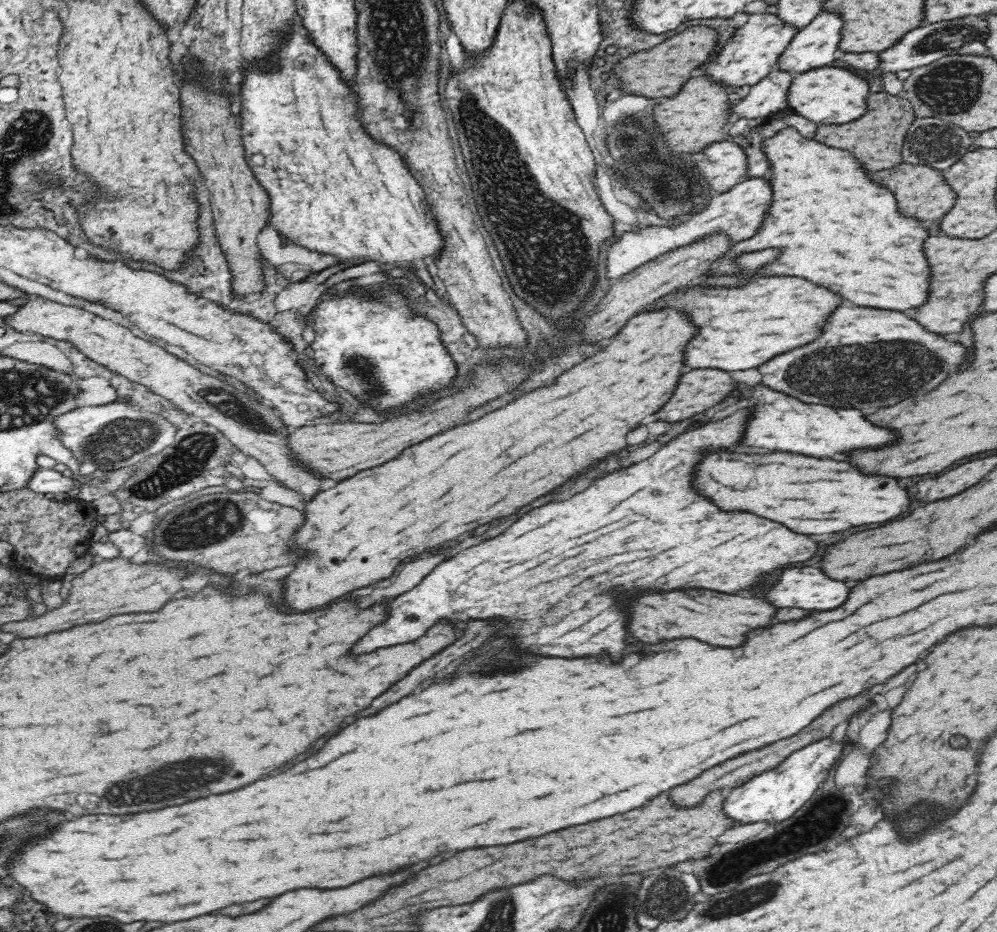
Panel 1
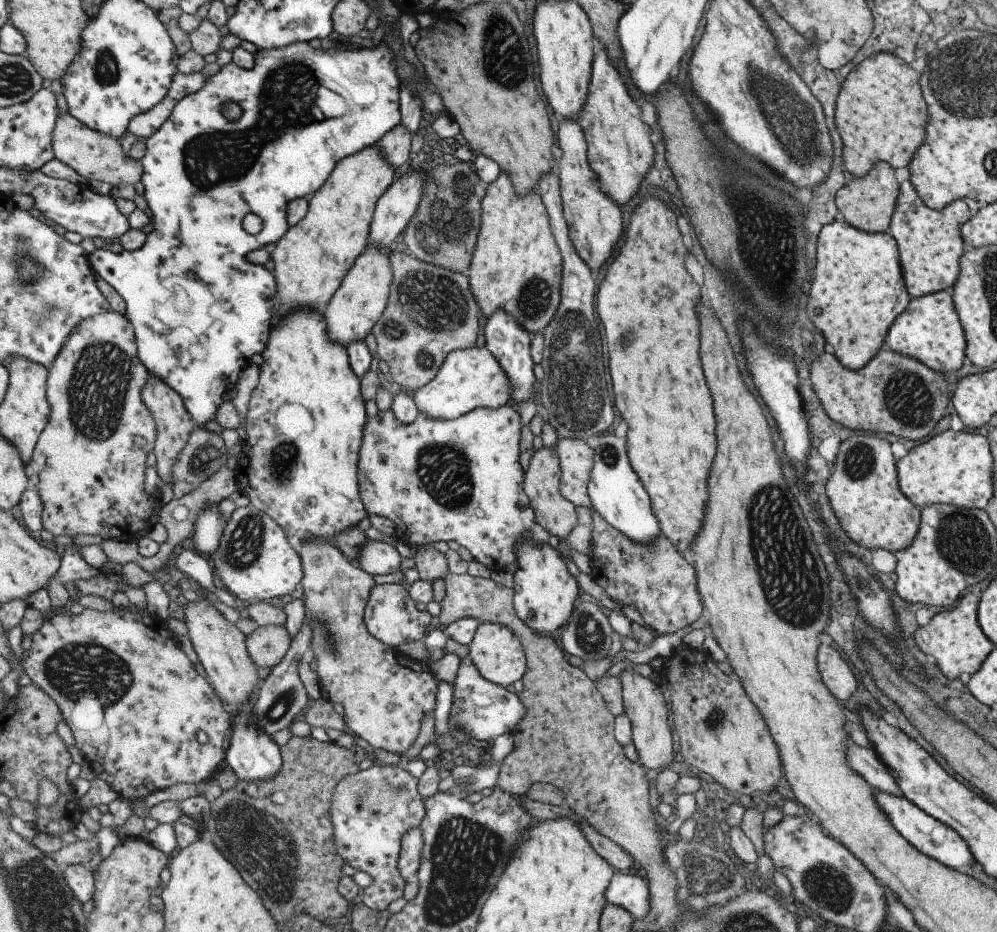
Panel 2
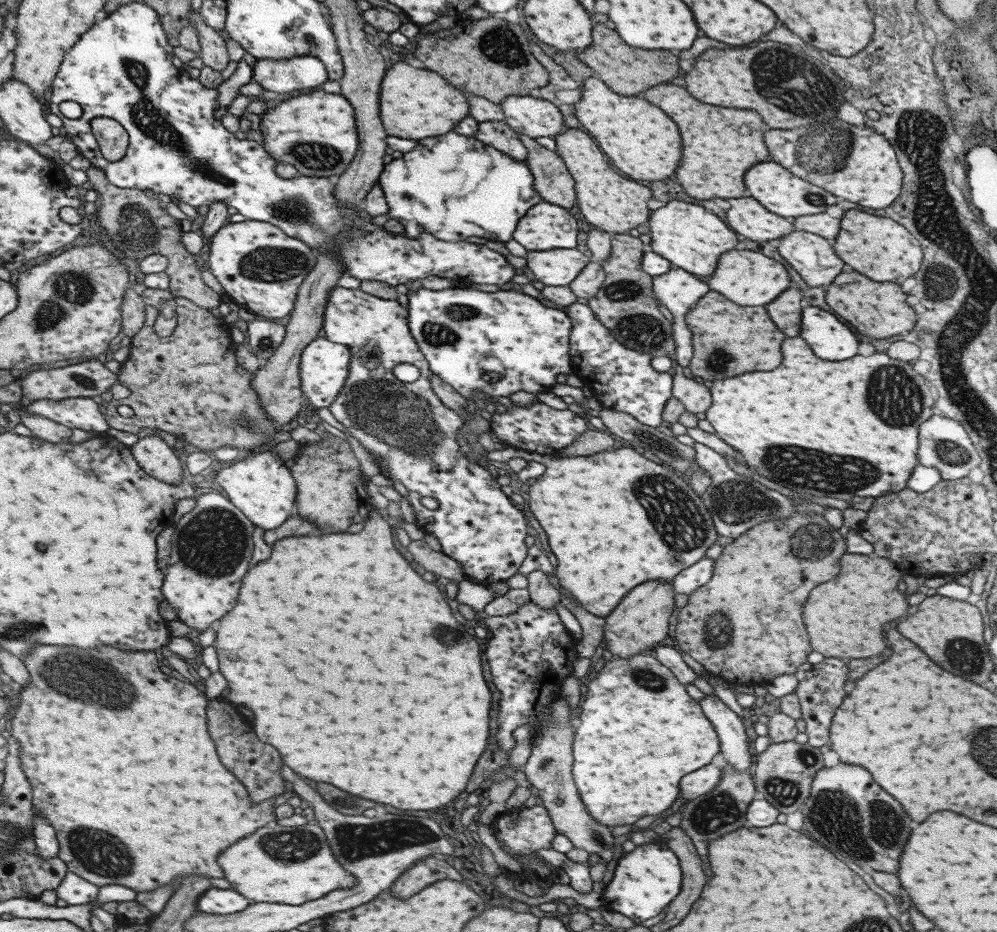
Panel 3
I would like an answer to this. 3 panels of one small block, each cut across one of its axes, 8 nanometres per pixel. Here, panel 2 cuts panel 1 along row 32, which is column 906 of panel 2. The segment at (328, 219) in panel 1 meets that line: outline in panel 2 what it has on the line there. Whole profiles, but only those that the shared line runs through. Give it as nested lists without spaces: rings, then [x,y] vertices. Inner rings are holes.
[[[838,217],[817,232],[815,260],[807,316],[825,341],[834,347],[837,360],[843,366],[857,370],[879,352],[891,323],[911,299],[904,287],[896,242],[887,233],[868,233]]]

